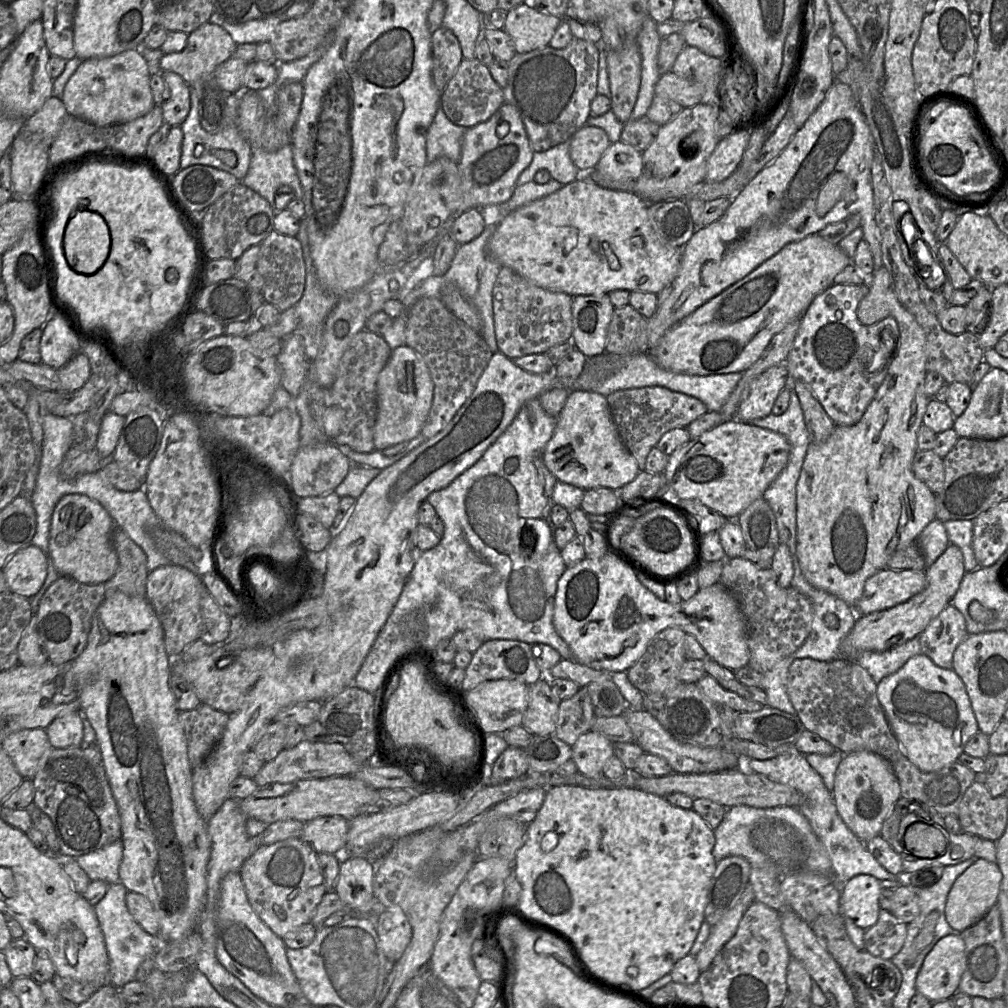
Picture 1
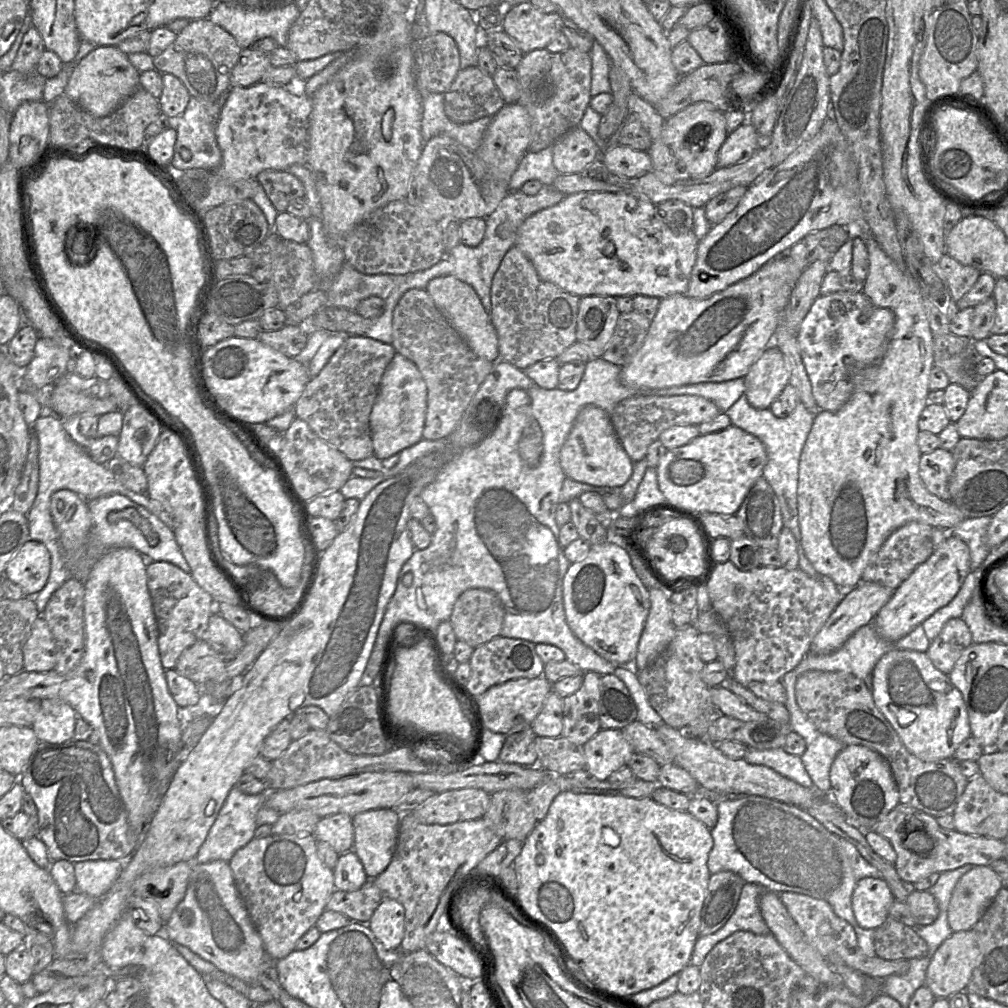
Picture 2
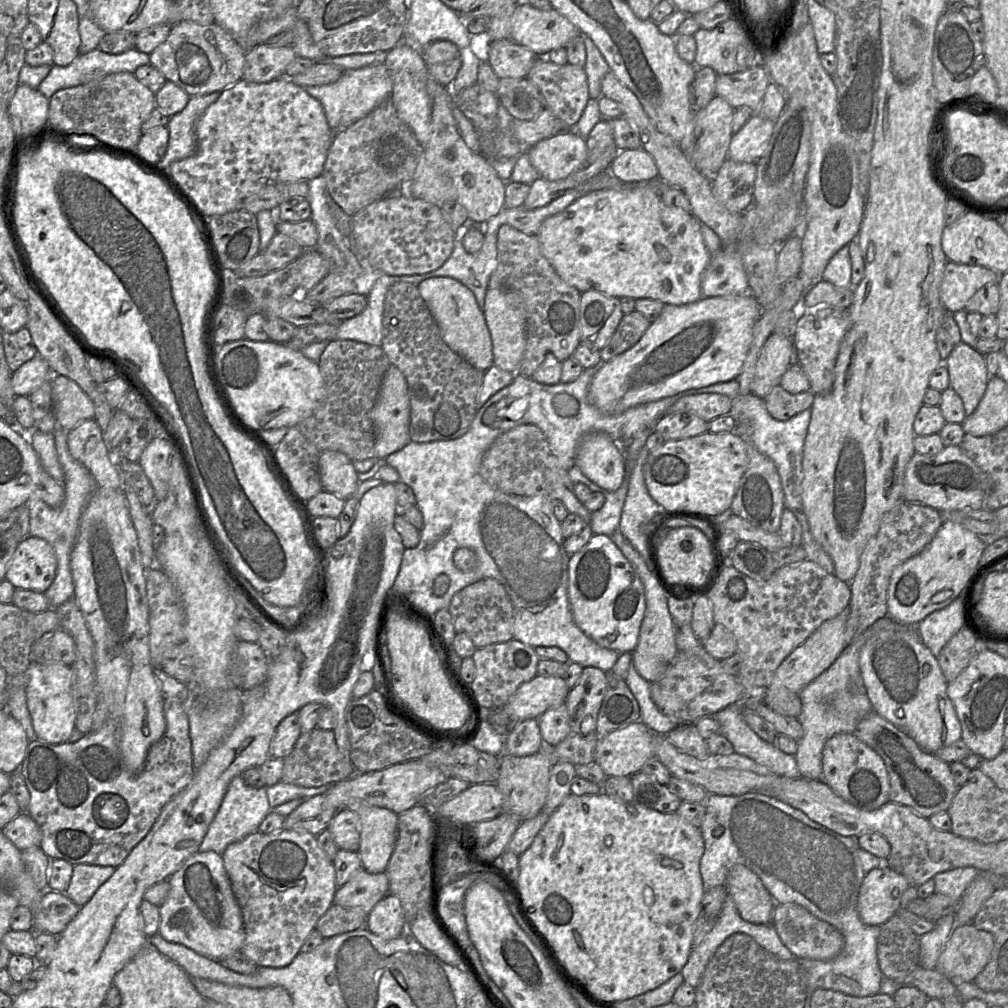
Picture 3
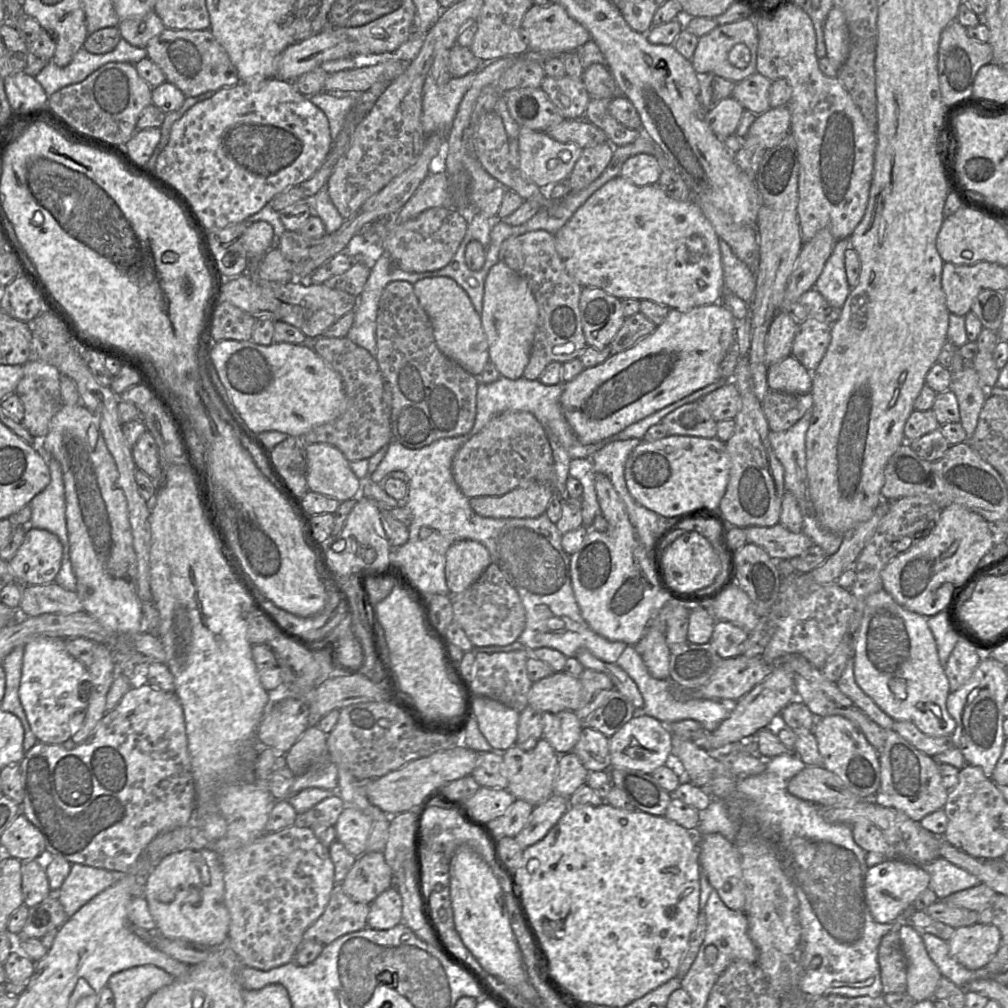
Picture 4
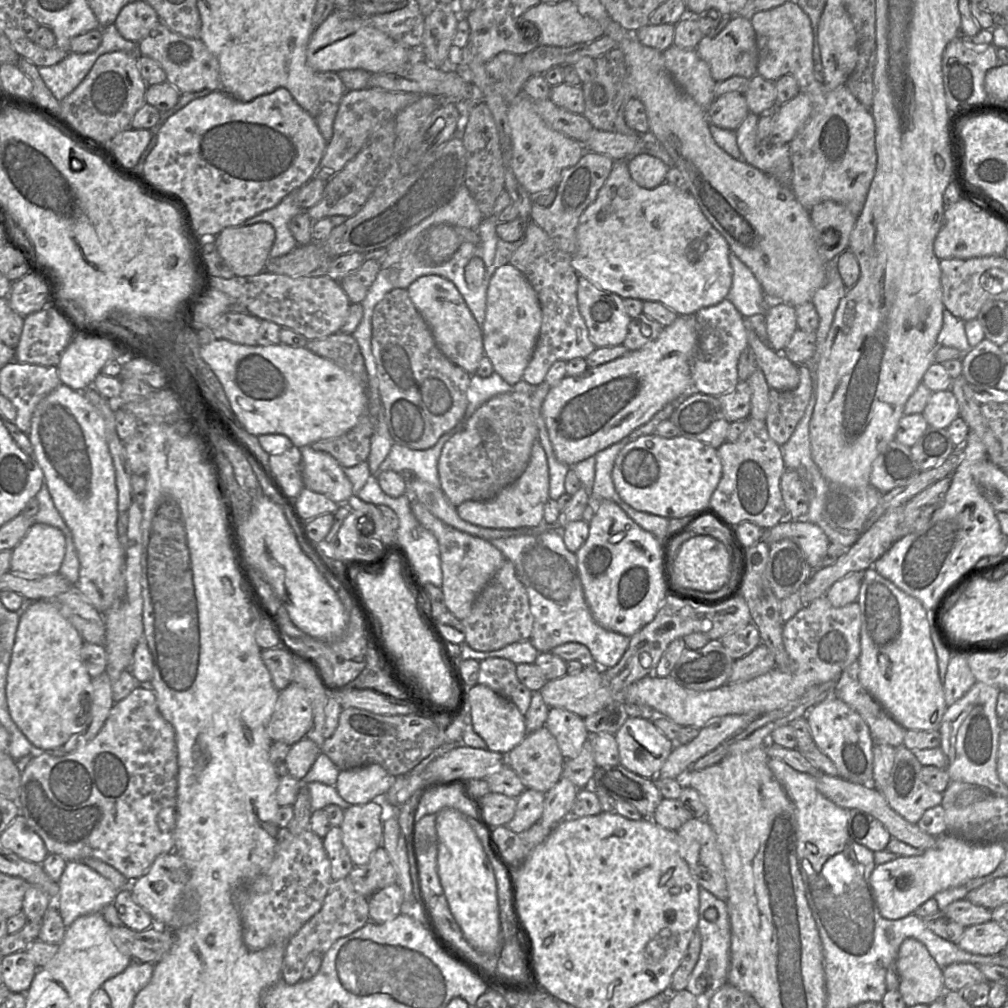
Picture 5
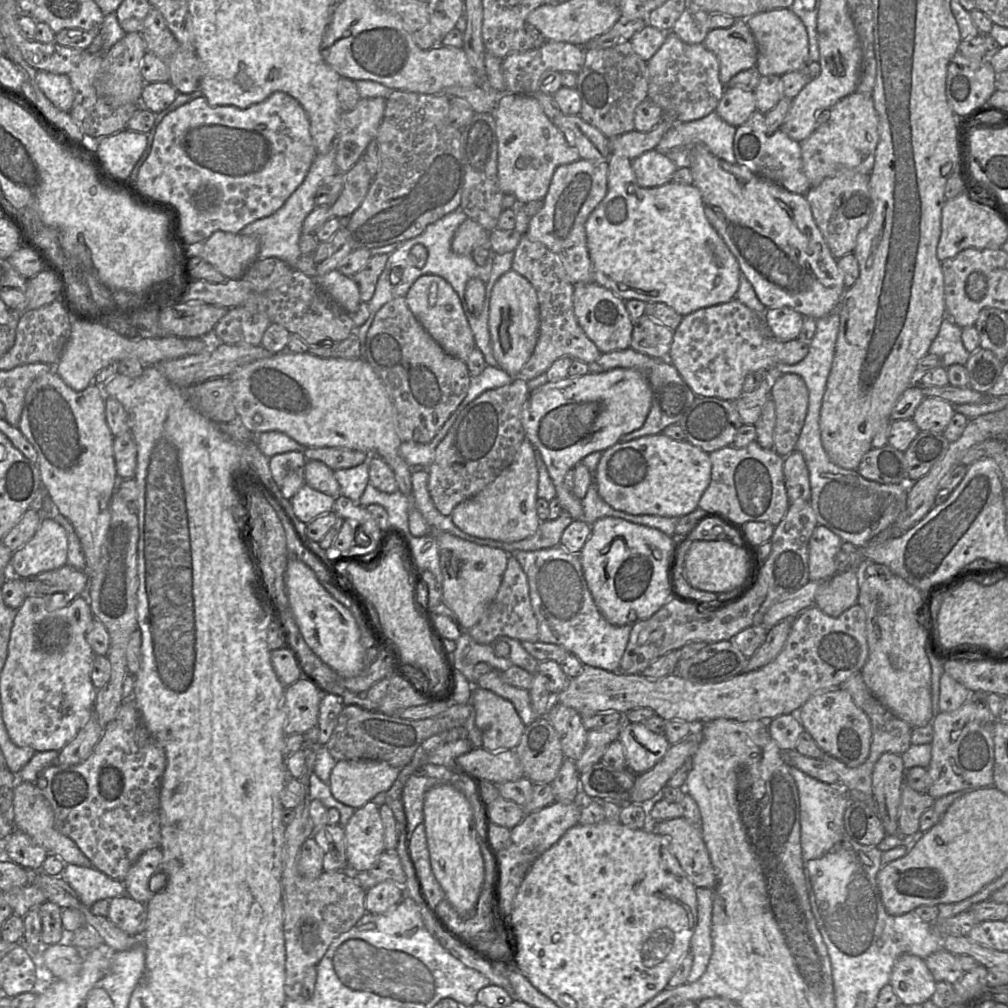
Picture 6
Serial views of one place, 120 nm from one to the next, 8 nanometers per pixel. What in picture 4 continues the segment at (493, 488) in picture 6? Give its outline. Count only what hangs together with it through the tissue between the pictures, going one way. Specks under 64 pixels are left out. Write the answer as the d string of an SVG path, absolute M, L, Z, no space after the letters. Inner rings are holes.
M539 483L518 487L501 496L470 498L470 506L487 518L537 518L546 512L553 489Z

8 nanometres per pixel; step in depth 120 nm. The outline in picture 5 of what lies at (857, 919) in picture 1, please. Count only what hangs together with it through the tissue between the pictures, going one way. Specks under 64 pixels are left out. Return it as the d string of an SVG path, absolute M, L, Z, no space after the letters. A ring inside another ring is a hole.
M947 832L937 836L933 846L919 856L899 856L875 866L870 875L870 884L879 912L882 917L890 920L912 914L936 893L992 873L1004 855L1004 842L976 844Z

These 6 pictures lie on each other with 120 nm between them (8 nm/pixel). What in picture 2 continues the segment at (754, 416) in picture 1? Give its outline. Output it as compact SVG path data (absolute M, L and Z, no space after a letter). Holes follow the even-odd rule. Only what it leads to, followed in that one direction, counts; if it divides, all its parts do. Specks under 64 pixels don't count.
M770 345L751 366L744 378L745 395L756 409L770 409L790 383L789 364L775 345Z

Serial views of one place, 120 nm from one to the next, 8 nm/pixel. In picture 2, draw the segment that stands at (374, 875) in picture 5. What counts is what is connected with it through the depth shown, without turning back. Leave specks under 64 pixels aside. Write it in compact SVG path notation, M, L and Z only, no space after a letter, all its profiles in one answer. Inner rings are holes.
M369 879L356 891L336 889L327 902L326 910L341 913L351 922L369 922L382 901L380 889L374 879Z

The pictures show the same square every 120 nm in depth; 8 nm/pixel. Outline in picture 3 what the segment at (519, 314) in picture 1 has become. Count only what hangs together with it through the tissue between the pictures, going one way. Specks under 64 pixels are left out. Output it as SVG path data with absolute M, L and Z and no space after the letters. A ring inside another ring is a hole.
M502 225L497 235L497 261L488 287L512 291L522 301L526 345L516 373L531 378L549 354L563 362L572 357L581 343L581 293L567 284L544 257L537 235L528 235L510 225Z

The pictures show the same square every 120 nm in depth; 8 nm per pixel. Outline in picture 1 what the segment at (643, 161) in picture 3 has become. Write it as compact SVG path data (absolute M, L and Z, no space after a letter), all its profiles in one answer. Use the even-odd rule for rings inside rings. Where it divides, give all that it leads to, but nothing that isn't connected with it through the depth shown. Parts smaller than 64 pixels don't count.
M622 140L612 143L595 169L615 181L635 181L642 173L642 152Z

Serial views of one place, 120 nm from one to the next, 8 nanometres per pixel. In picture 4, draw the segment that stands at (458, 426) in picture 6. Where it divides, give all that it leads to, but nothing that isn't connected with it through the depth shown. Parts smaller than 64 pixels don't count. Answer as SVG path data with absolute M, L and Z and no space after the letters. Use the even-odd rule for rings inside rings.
M507 411L493 417L455 454L452 474L463 494L470 498L501 496L533 483L550 486L556 493L553 452L544 427L526 411Z

